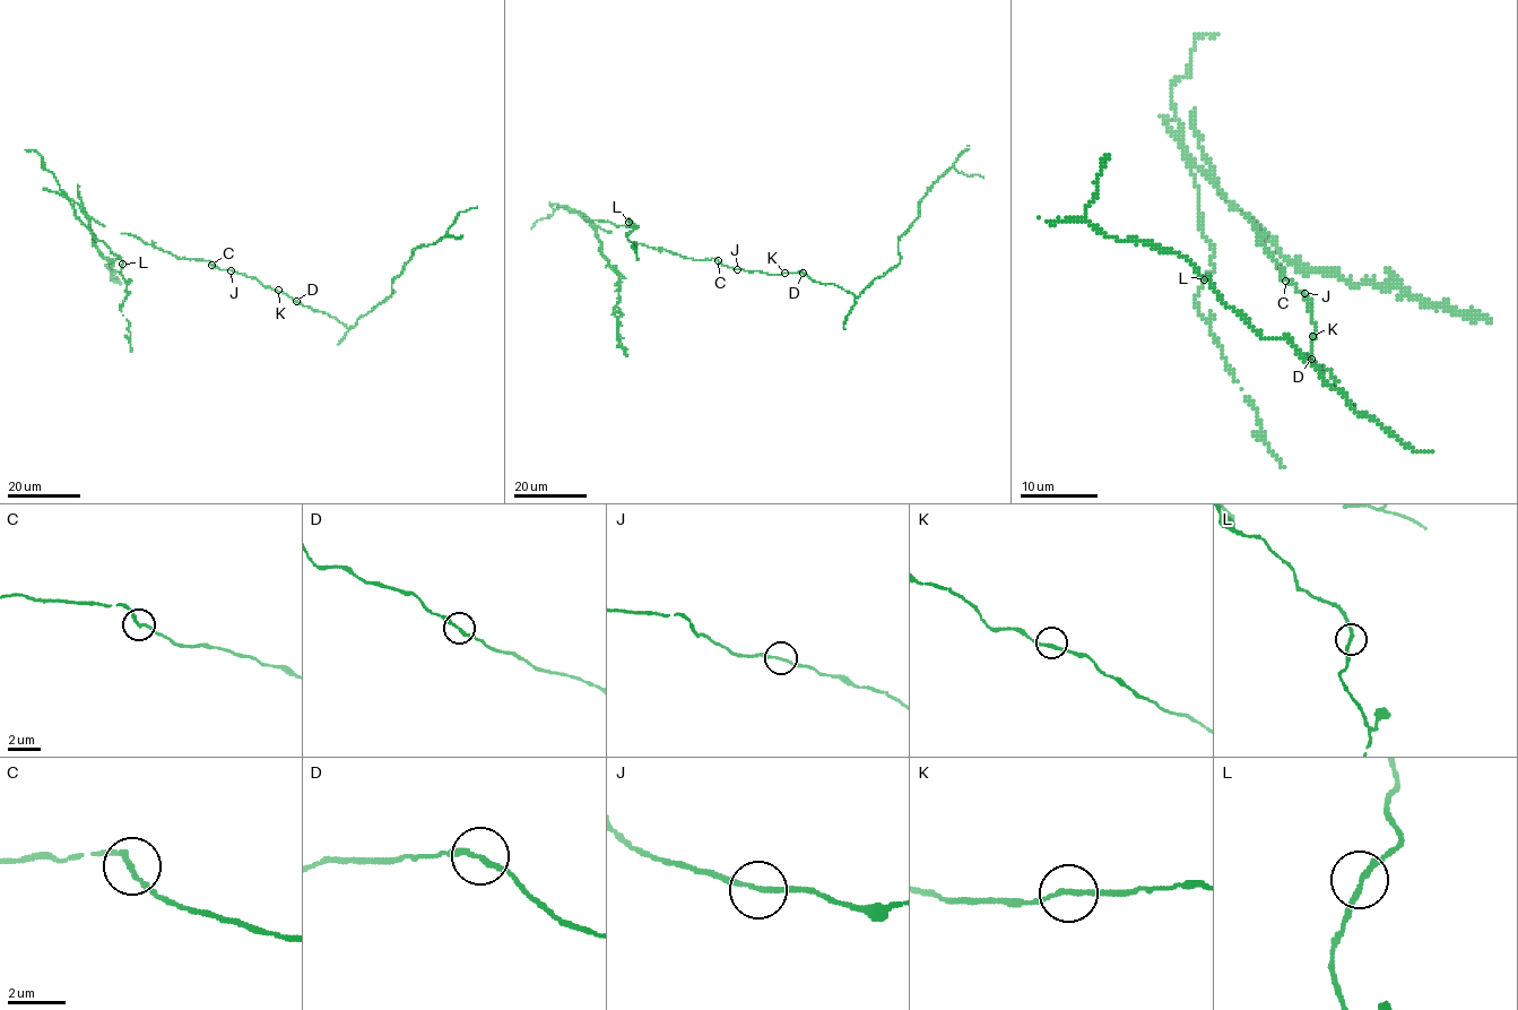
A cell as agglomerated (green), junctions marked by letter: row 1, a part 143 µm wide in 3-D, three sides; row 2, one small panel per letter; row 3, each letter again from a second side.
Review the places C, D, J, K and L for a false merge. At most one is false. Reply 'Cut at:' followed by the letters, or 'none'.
Cut at: none

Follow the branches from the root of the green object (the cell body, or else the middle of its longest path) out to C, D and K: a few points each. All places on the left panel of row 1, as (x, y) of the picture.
C: (230, 270), (211, 265)
D: (230, 270), (254, 277), (265, 286), (286, 293), (296, 301)
K: (230, 270), (278, 290)

